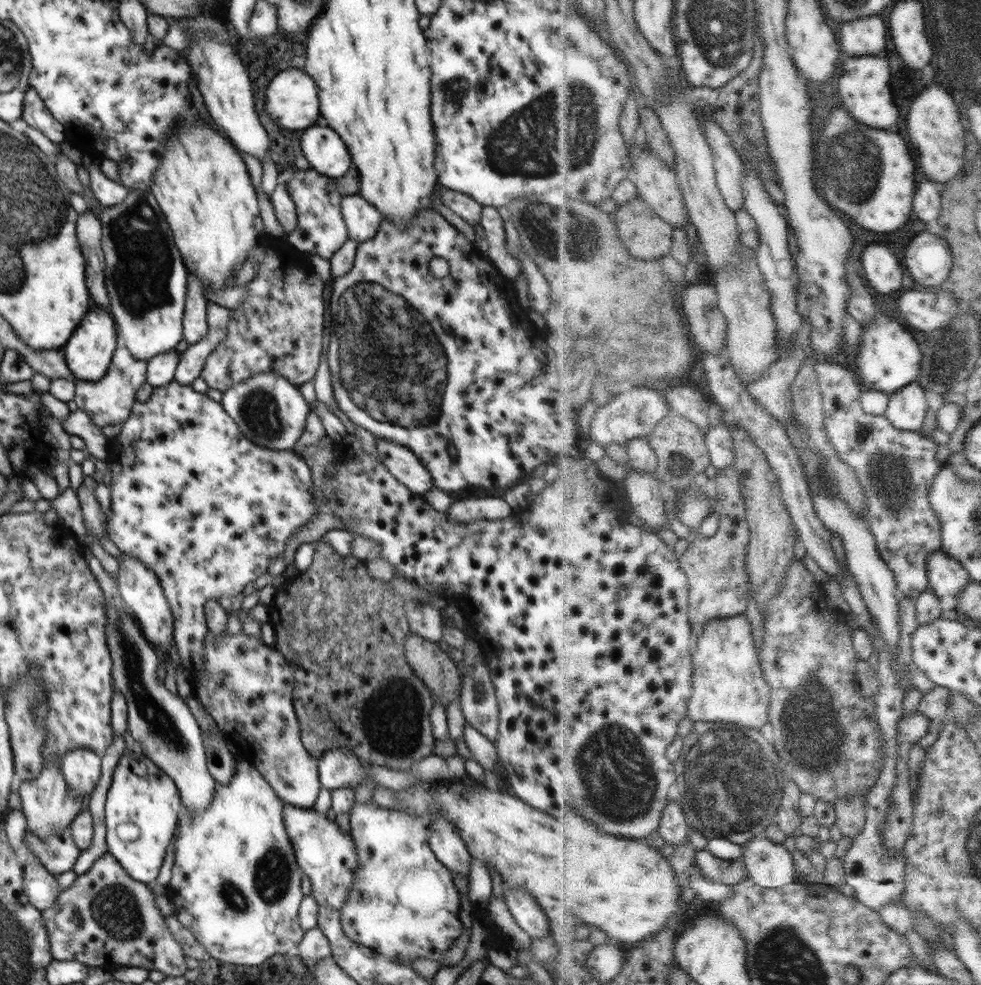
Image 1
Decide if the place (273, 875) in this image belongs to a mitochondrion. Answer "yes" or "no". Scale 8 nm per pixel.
yes

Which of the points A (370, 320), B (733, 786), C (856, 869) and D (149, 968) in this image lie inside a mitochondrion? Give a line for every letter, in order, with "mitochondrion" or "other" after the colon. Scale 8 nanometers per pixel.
A: mitochondrion
B: mitochondrion
C: other
D: other

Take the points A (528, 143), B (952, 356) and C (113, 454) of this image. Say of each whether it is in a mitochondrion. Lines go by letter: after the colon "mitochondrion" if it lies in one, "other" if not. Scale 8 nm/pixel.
A: mitochondrion
B: mitochondrion
C: other

